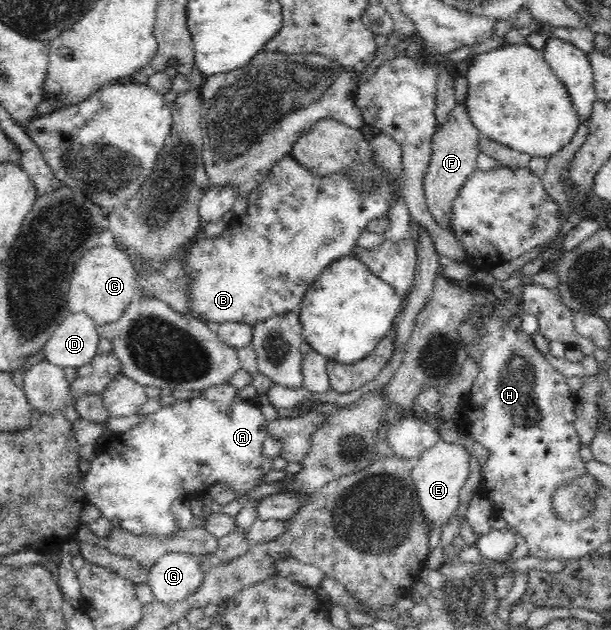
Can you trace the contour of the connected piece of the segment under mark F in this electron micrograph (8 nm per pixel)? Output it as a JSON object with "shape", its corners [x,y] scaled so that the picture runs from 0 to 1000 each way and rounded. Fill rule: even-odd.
{"shape":[[[748,165],[717,202],[709,217],[705,252],[692,283],[692,303],[700,333],[722,362],[736,363],[740,325],[761,287],[781,271],[786,208],[774,198],[764,168]]]}

